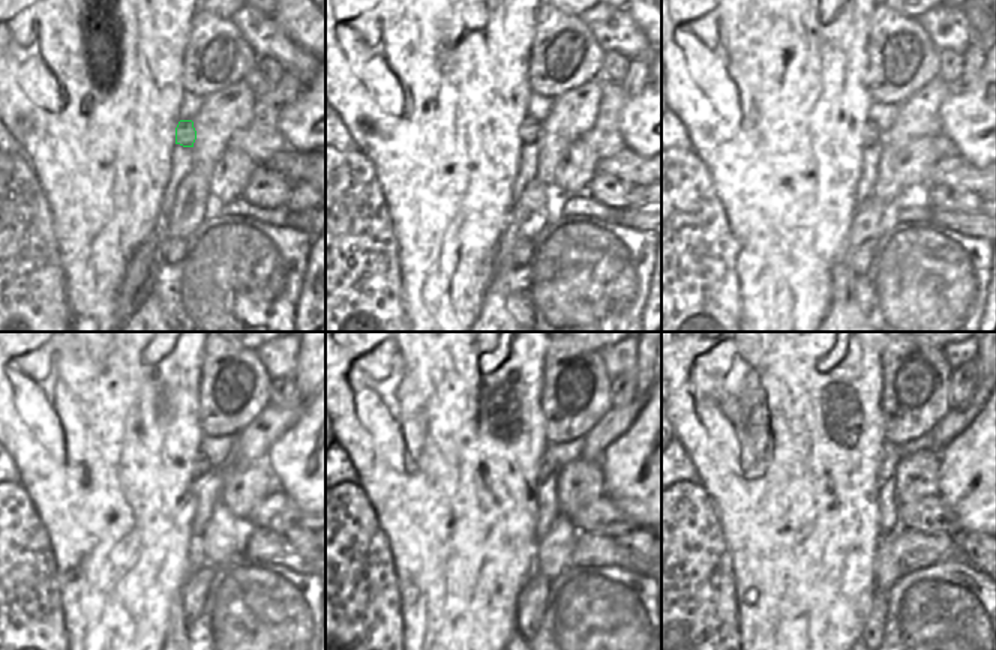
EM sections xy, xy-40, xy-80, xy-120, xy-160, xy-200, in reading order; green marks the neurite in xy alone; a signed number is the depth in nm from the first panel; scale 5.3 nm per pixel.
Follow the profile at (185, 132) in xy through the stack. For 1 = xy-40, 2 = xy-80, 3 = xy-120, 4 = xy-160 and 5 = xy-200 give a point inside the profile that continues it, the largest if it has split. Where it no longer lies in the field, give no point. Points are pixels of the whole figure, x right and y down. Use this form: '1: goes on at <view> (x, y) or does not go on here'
1: goes on at xy-40 (530, 128)
2: goes on at xy-80 (870, 132)
3: goes on at xy-120 (201, 467)
4: goes on at xy-160 (548, 467)
5: goes on at xy-200 (890, 455)

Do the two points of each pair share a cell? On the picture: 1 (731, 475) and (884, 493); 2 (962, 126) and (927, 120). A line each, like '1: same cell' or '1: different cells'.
1: different cells
2: different cells

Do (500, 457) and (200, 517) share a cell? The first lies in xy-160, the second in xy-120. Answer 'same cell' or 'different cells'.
different cells

